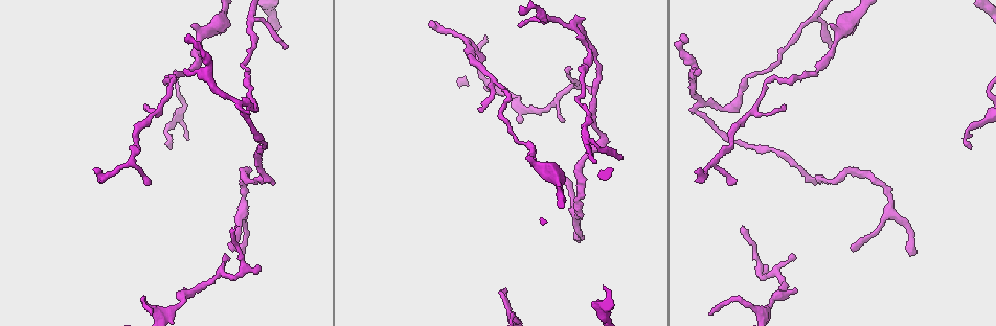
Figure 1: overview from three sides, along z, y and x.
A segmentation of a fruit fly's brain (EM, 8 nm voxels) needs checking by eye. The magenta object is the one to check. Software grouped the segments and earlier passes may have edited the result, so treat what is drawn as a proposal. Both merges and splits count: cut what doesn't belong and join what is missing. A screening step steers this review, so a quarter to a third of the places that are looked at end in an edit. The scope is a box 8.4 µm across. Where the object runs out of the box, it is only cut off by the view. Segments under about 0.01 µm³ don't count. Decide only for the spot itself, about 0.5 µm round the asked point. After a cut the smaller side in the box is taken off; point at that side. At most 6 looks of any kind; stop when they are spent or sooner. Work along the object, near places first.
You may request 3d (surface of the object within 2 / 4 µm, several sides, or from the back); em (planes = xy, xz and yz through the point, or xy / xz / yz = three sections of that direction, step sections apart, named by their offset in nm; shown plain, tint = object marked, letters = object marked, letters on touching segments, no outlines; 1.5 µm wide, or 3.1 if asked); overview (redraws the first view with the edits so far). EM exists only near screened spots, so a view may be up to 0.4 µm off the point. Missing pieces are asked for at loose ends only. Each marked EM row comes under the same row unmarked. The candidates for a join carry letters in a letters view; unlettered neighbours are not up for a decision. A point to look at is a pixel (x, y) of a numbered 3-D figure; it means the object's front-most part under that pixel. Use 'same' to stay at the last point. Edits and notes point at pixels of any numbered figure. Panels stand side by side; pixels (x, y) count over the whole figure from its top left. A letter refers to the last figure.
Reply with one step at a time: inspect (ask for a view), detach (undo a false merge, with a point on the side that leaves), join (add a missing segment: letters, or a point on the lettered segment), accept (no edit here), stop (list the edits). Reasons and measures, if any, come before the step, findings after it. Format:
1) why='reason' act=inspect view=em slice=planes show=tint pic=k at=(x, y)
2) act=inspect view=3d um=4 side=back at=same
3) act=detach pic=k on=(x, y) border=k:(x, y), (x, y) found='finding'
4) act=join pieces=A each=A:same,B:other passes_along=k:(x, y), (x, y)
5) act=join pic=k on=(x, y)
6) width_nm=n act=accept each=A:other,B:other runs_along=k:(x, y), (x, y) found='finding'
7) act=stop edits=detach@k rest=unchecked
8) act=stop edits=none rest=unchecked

why='free end' act=inspect view=3d um=4 pic=1 at=(230, 247)

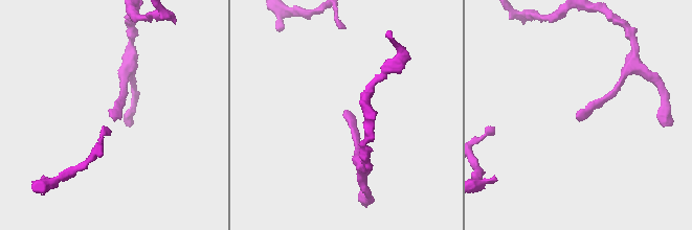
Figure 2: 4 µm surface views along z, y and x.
act=inspect view=em slice=xz step=8 show=tint pic=2 at=(112, 117)

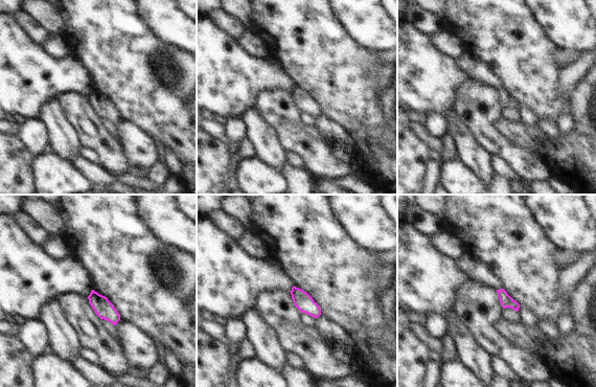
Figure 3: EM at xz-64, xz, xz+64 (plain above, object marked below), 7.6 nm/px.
why='cut it another way' act=inspect view=em slice=planes show=letters at=same

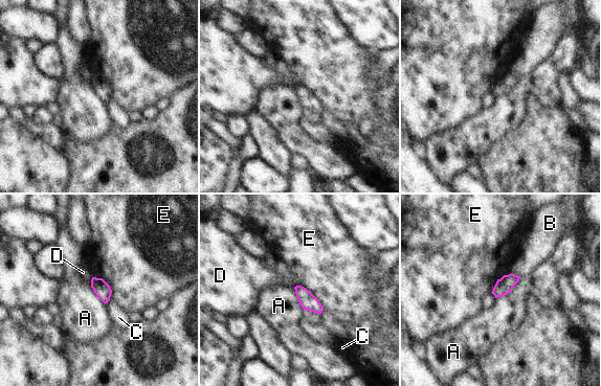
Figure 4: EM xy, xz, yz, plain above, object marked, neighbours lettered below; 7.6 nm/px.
act=accept each=A:other,B:other,C:other,D:other,E:other border=4:(520, 276), (508, 293), (495, 298) found='no lettered segment goes on from it'

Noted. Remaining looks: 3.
why='sharp bend' act=inspect view=3d um=2 pic=1 at=(573, 85)

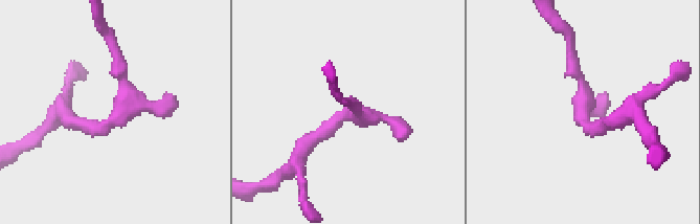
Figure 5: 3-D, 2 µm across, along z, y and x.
act=inspect view=em slice=xy step=4 show=letters pic=5 at=(355, 114)

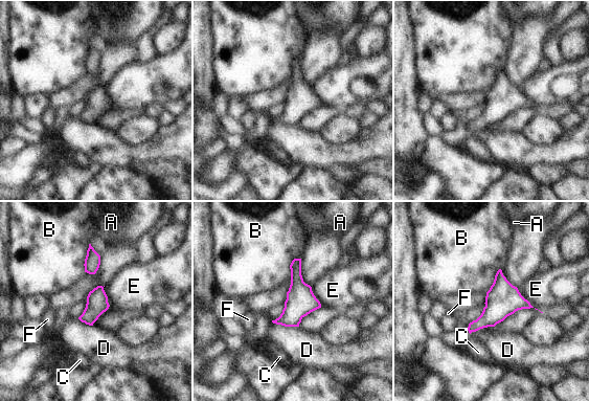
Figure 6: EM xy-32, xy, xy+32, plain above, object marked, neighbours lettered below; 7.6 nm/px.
width_nm=160 act=accept each=A:other,B:other,C:other,D:other,E:other,F:other border=6:(90, 243), (87, 249), (84, 271) found='continuous, no second neuron'

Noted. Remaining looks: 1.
act=stop edits=none rest=unchecked

